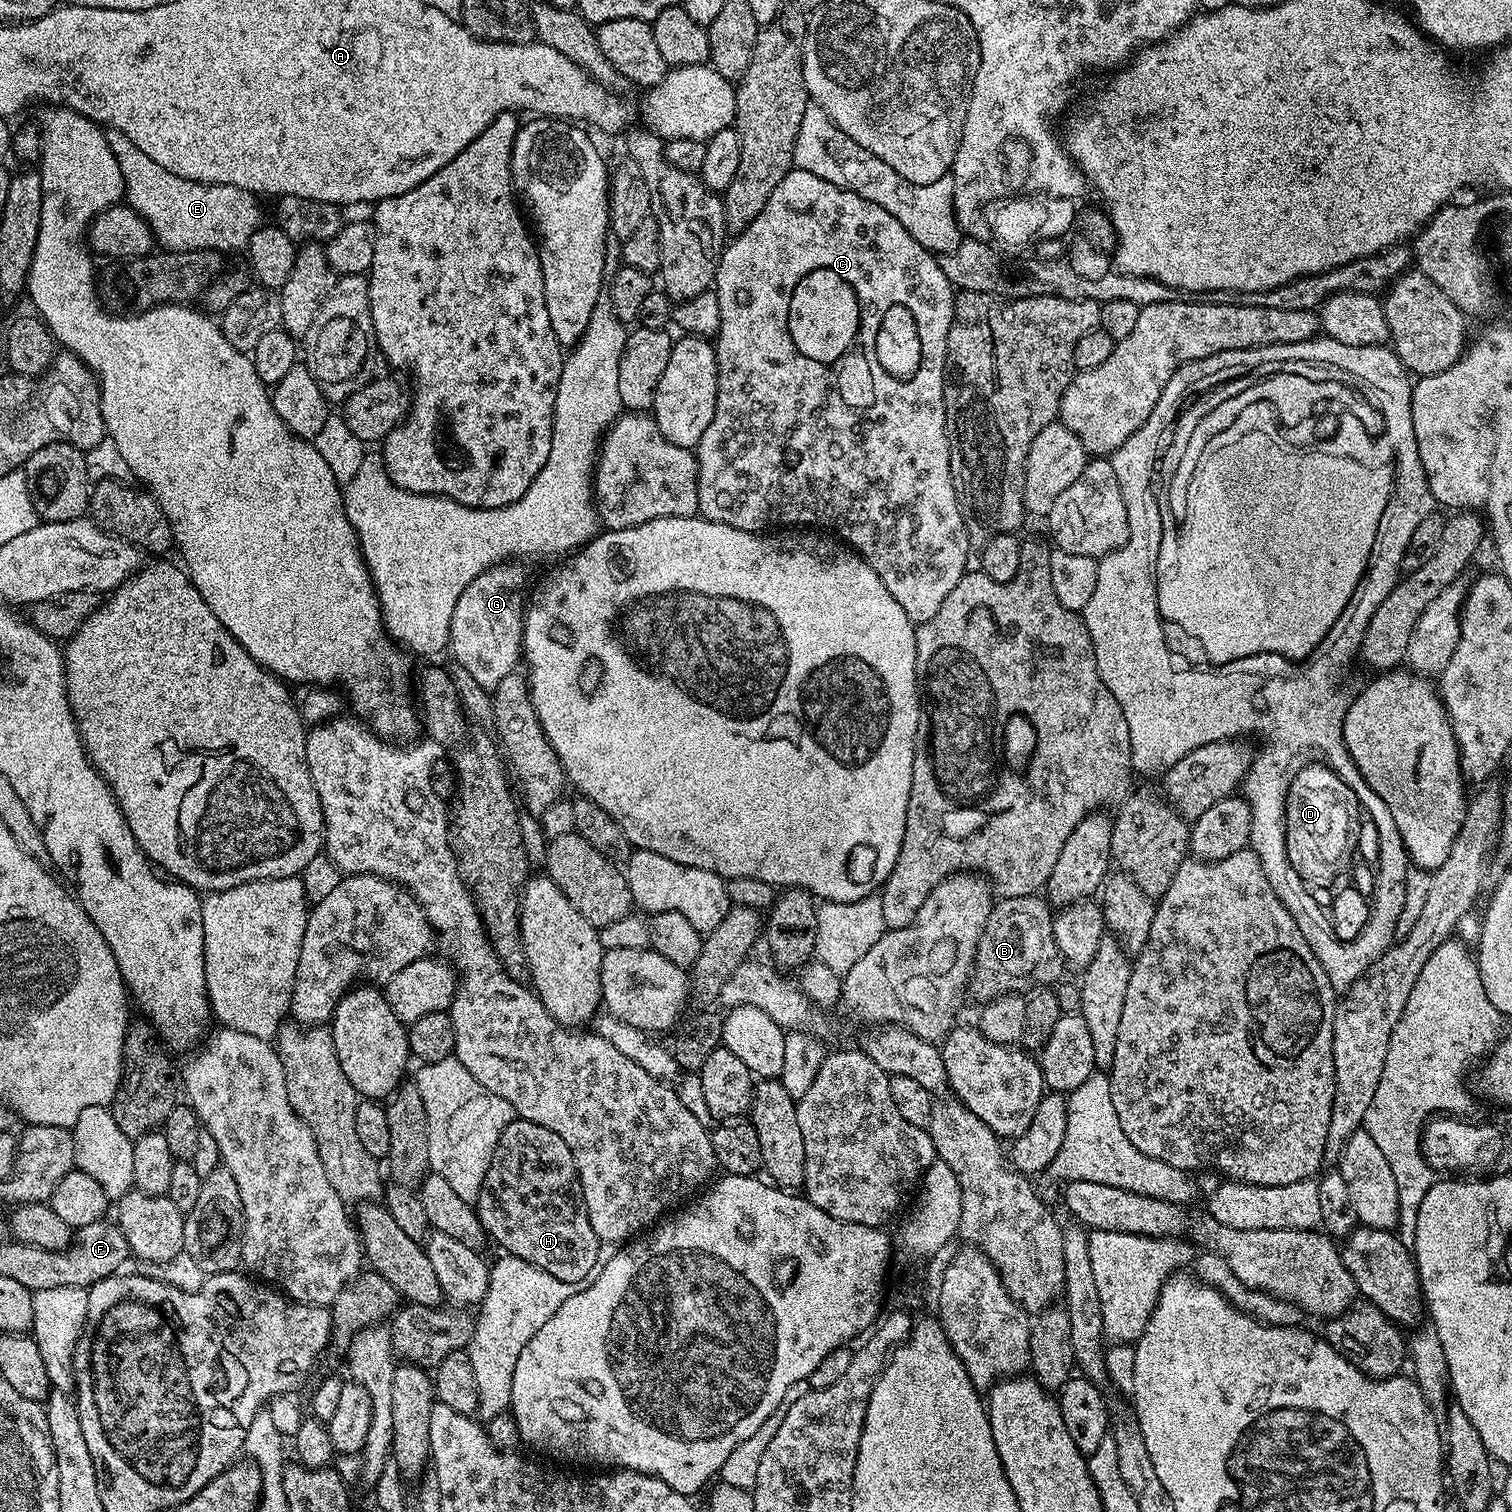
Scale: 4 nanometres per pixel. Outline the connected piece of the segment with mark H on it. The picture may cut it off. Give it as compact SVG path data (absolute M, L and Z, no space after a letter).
M512 1120L510 1126L502 1130L502 1138L498 1138L490 1170L486 1170L474 1207L485 1232L504 1247L507 1255L522 1258L530 1262L530 1266L538 1266L538 1270L546 1270L546 1274L554 1274L554 1278L575 1285L587 1281L597 1271L602 1242L598 1234L594 1234L594 1226L590 1226L586 1214L574 1154L570 1154L570 1146L566 1146L554 1130L546 1130L546 1126L538 1126L538 1122Z

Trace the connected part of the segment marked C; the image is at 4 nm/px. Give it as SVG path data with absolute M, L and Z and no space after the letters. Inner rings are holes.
M793 167L791 172L774 186L774 194L766 198L762 214L746 226L746 230L735 233L727 241L720 254L720 265L716 271L714 291L718 307L722 309L722 326L714 337L716 361L718 362L718 402L716 413L706 426L706 434L697 442L694 449L698 462L698 504L699 515L705 520L713 520L738 530L763 533L781 526L815 526L835 534L852 551L857 552L865 562L886 582L886 590L894 594L898 606L906 610L906 618L919 626L930 622L946 594L958 586L968 564L970 545L964 529L964 519L954 494L954 482L950 474L950 446L946 430L946 406L944 405L944 385L948 362L948 335L952 325L952 315L956 309L954 289L946 278L939 259L927 252L915 238L894 218L886 214L882 206L862 198L845 188L818 178L806 170ZM903 310L908 312L914 325L914 342L919 343L919 359L914 361L912 372L896 372L884 366L880 360L880 330L886 326L888 312Z

